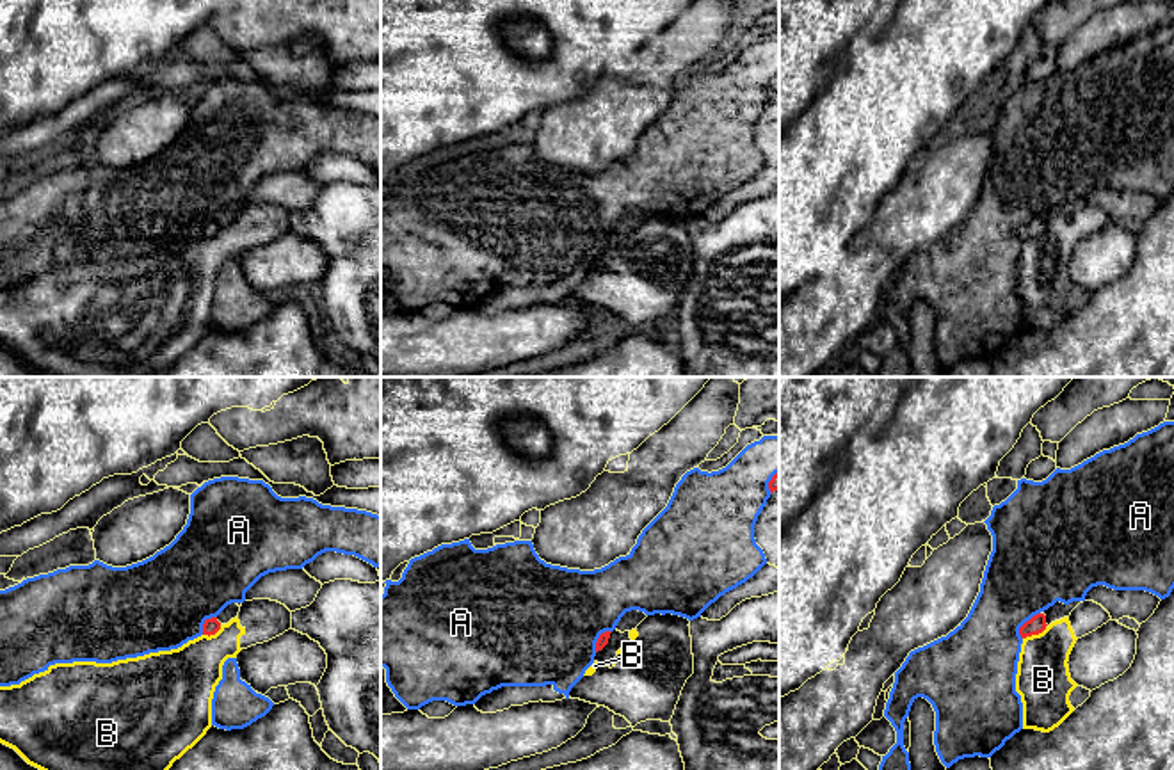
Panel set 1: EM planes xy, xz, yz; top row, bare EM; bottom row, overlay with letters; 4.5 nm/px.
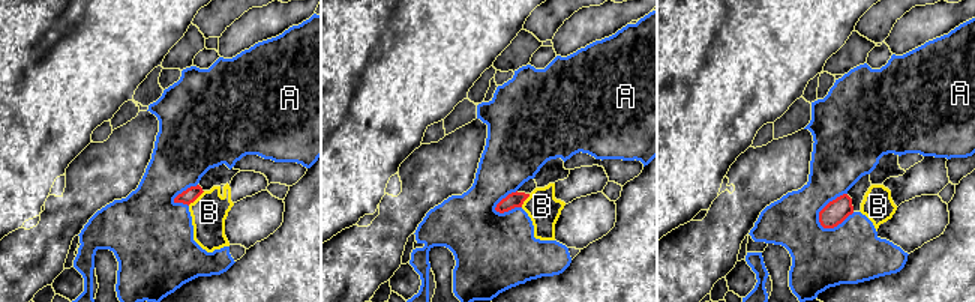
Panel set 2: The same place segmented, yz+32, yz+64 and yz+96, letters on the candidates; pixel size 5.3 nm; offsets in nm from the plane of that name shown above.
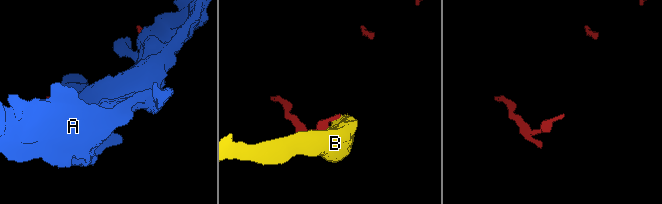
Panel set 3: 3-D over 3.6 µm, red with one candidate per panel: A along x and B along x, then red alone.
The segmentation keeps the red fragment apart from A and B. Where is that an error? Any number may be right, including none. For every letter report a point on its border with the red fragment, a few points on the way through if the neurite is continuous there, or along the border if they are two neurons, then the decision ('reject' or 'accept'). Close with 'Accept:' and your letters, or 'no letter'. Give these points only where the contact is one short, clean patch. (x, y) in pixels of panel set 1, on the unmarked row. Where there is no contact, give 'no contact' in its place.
A: contact yz (1023, 226); reject
B: contact yz (1036, 235); border yz (1046, 226), (1041, 233), (1023, 240); reject
Accept: no letter

